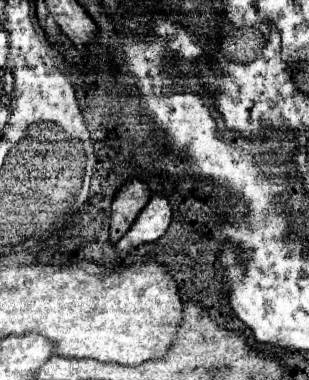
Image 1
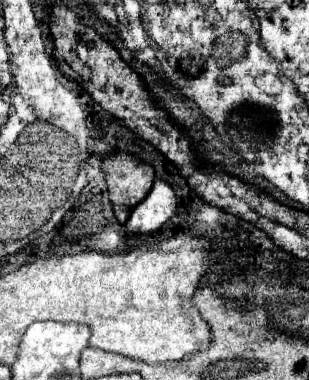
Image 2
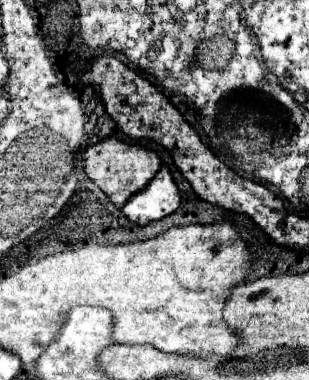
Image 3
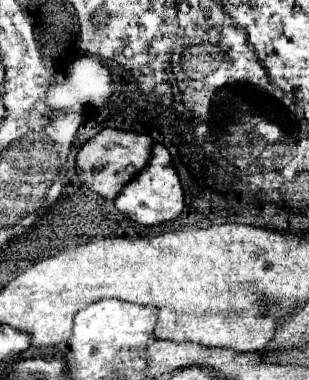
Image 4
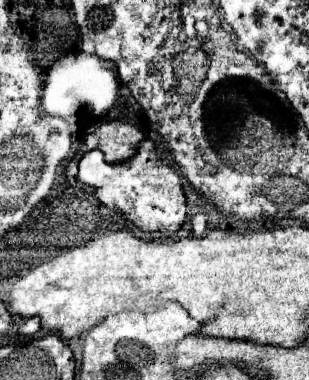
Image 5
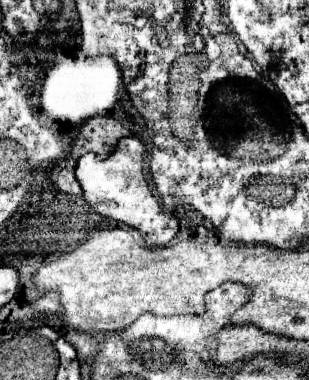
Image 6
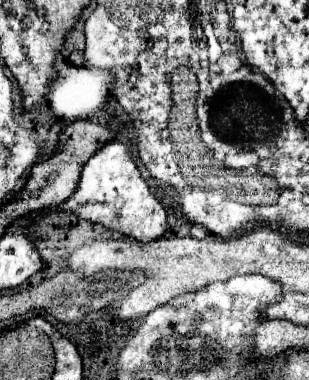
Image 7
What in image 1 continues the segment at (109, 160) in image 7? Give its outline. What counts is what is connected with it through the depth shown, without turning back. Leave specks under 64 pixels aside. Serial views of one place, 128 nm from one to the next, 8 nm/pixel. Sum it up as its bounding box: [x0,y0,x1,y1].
[116,194,172,258]

